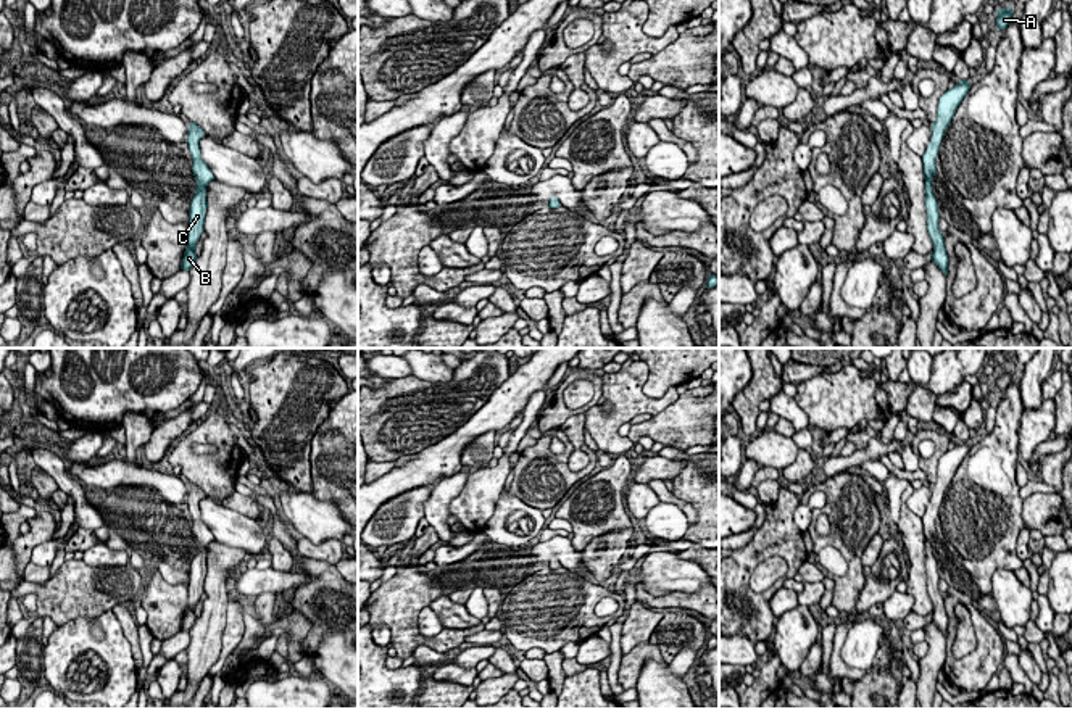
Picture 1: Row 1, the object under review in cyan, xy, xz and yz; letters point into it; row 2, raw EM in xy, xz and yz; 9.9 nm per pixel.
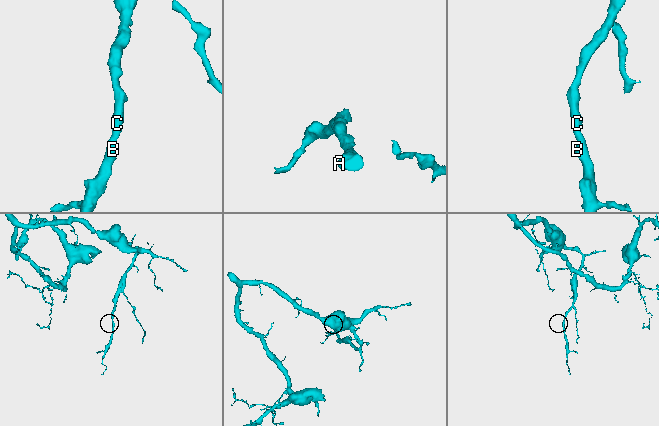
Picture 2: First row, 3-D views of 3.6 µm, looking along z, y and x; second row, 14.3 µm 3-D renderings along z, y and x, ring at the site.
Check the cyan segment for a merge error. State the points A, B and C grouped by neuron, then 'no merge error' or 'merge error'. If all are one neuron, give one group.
groups A B C; no merge error

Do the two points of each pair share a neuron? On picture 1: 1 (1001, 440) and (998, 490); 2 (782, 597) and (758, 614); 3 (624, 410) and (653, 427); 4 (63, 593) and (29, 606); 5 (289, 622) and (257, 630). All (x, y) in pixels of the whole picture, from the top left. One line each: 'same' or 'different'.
1: same
2: different
3: different
4: different
5: same

